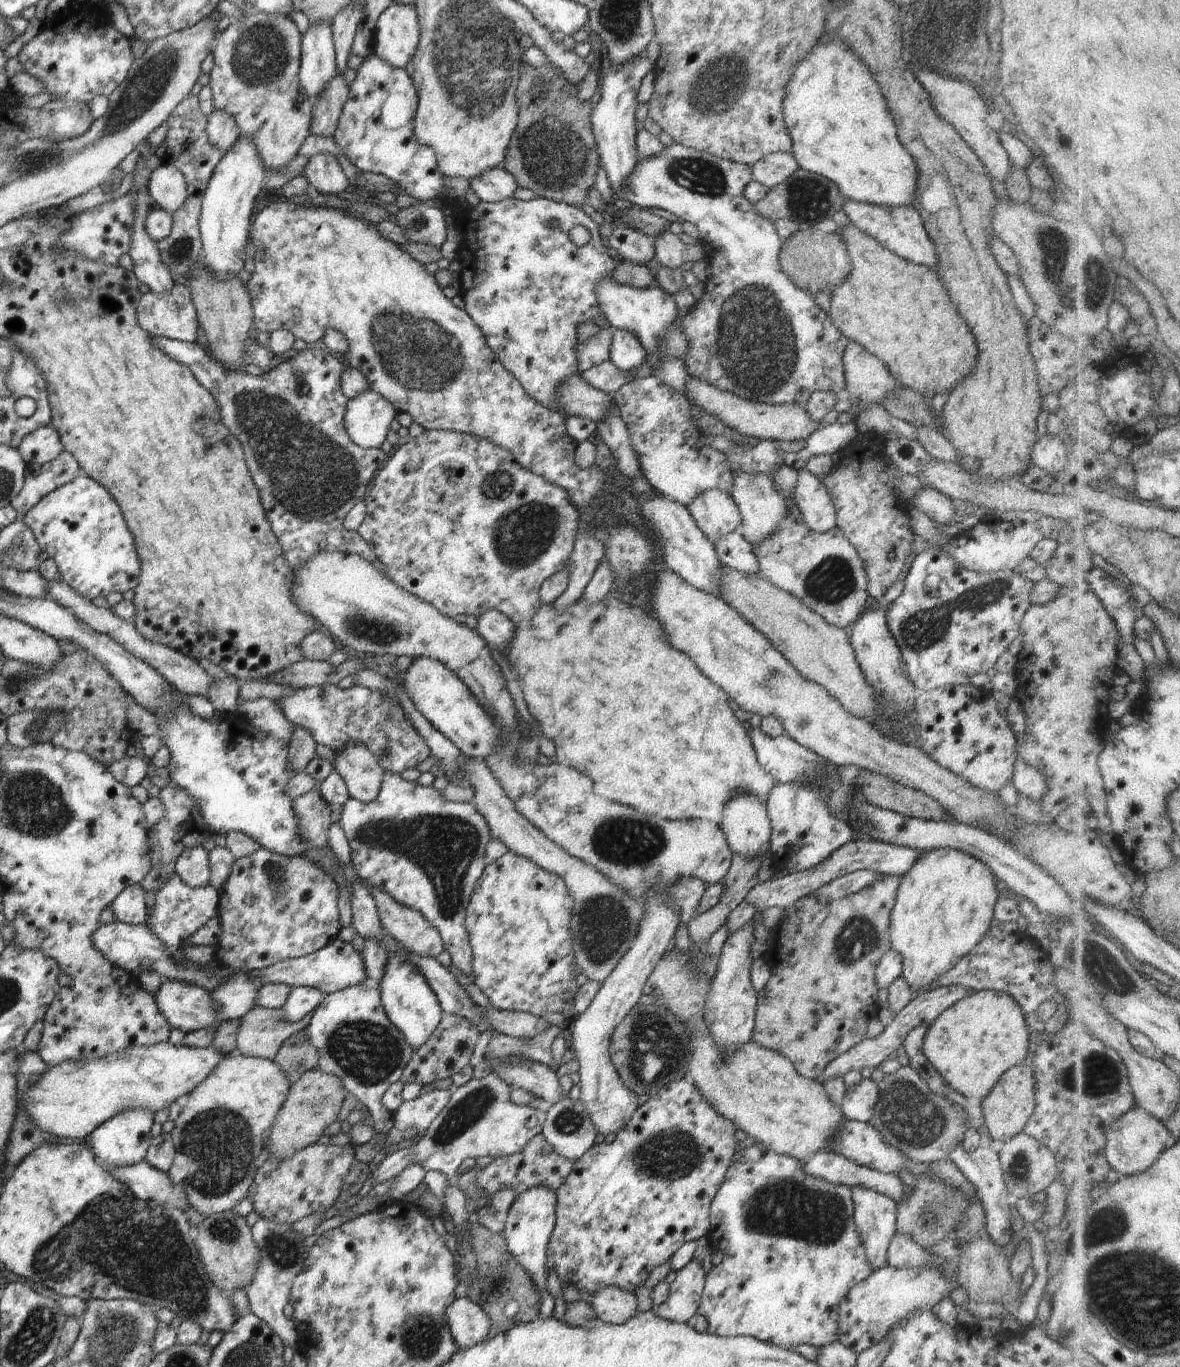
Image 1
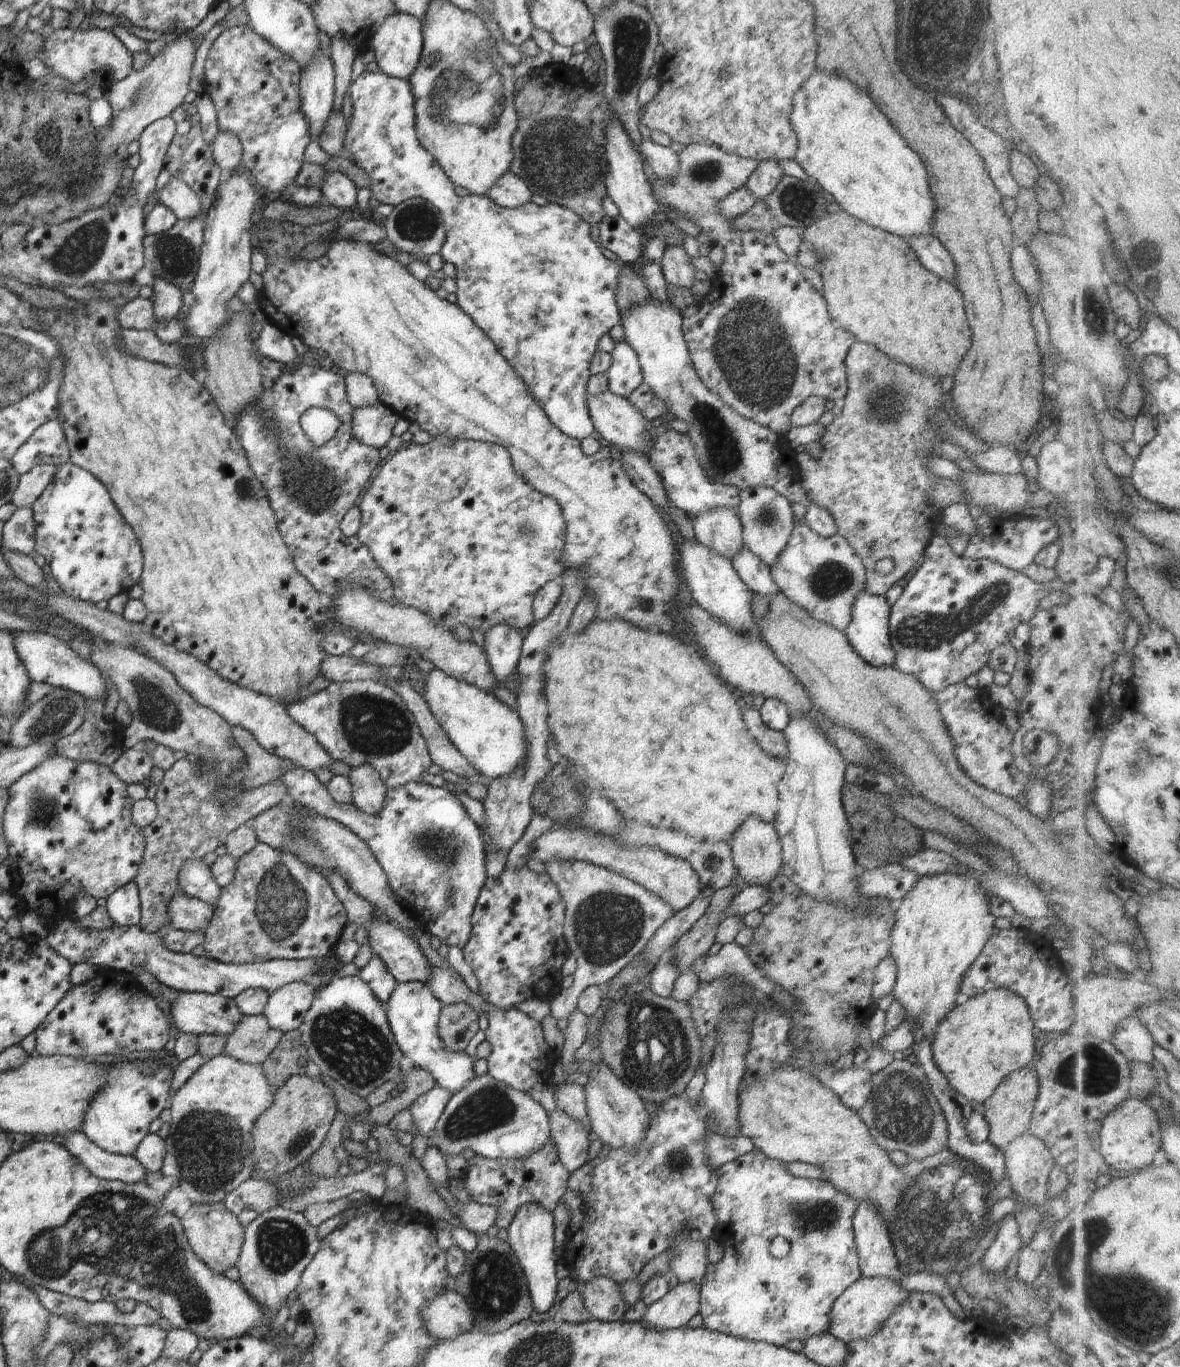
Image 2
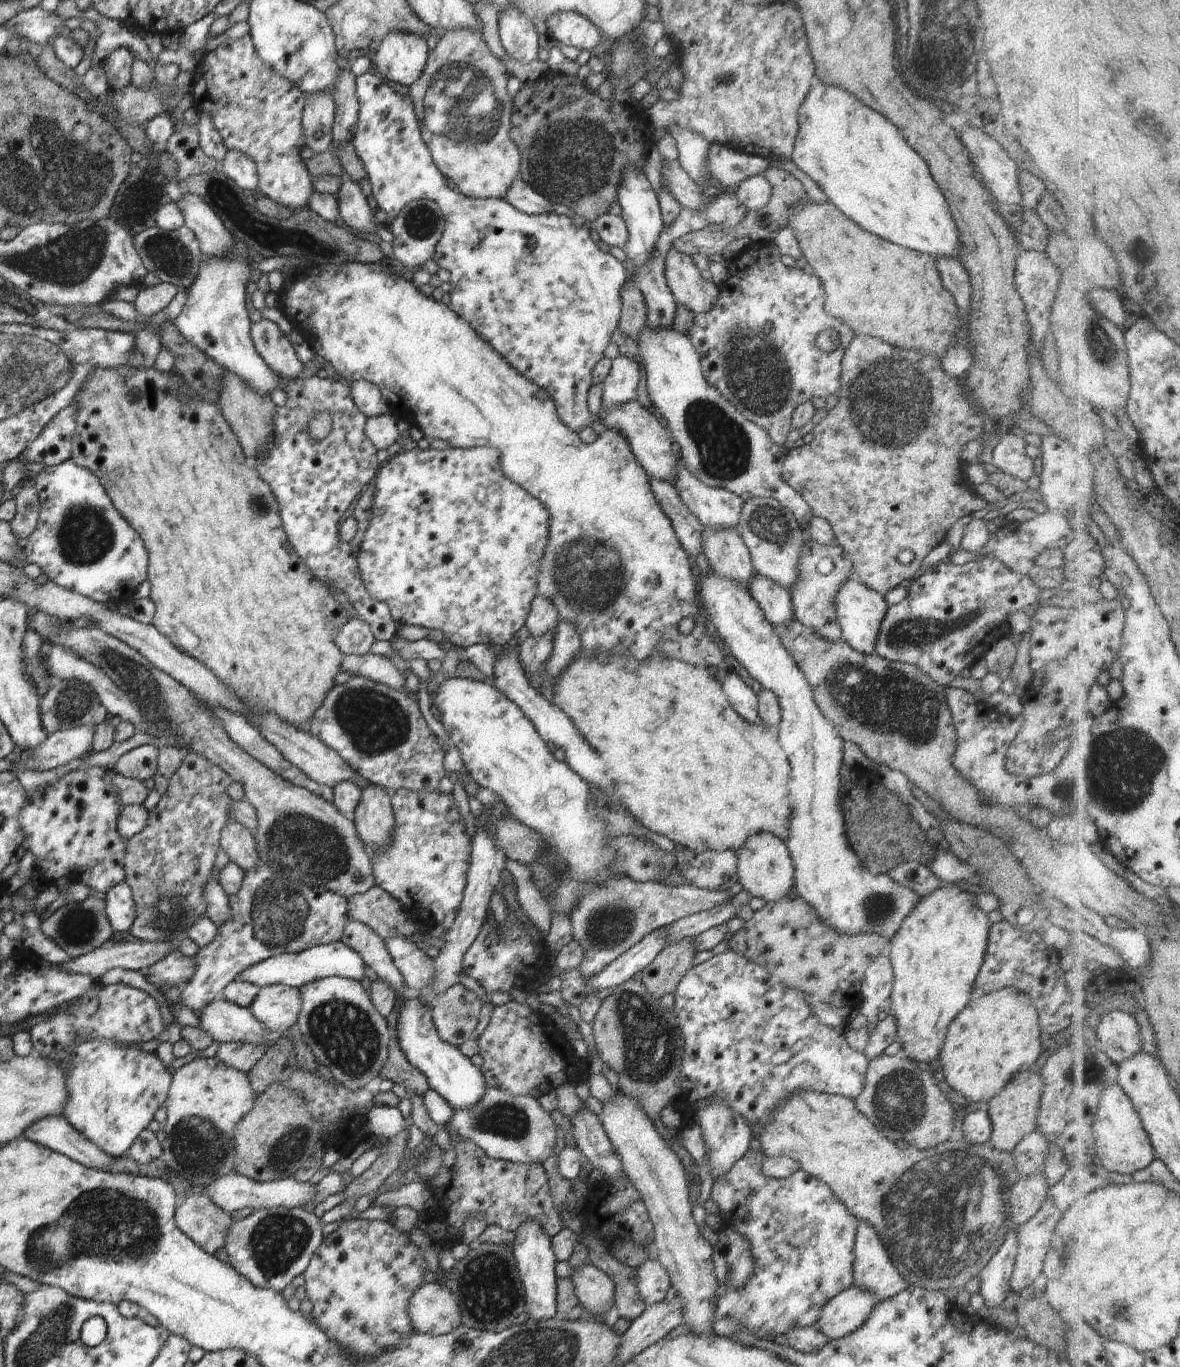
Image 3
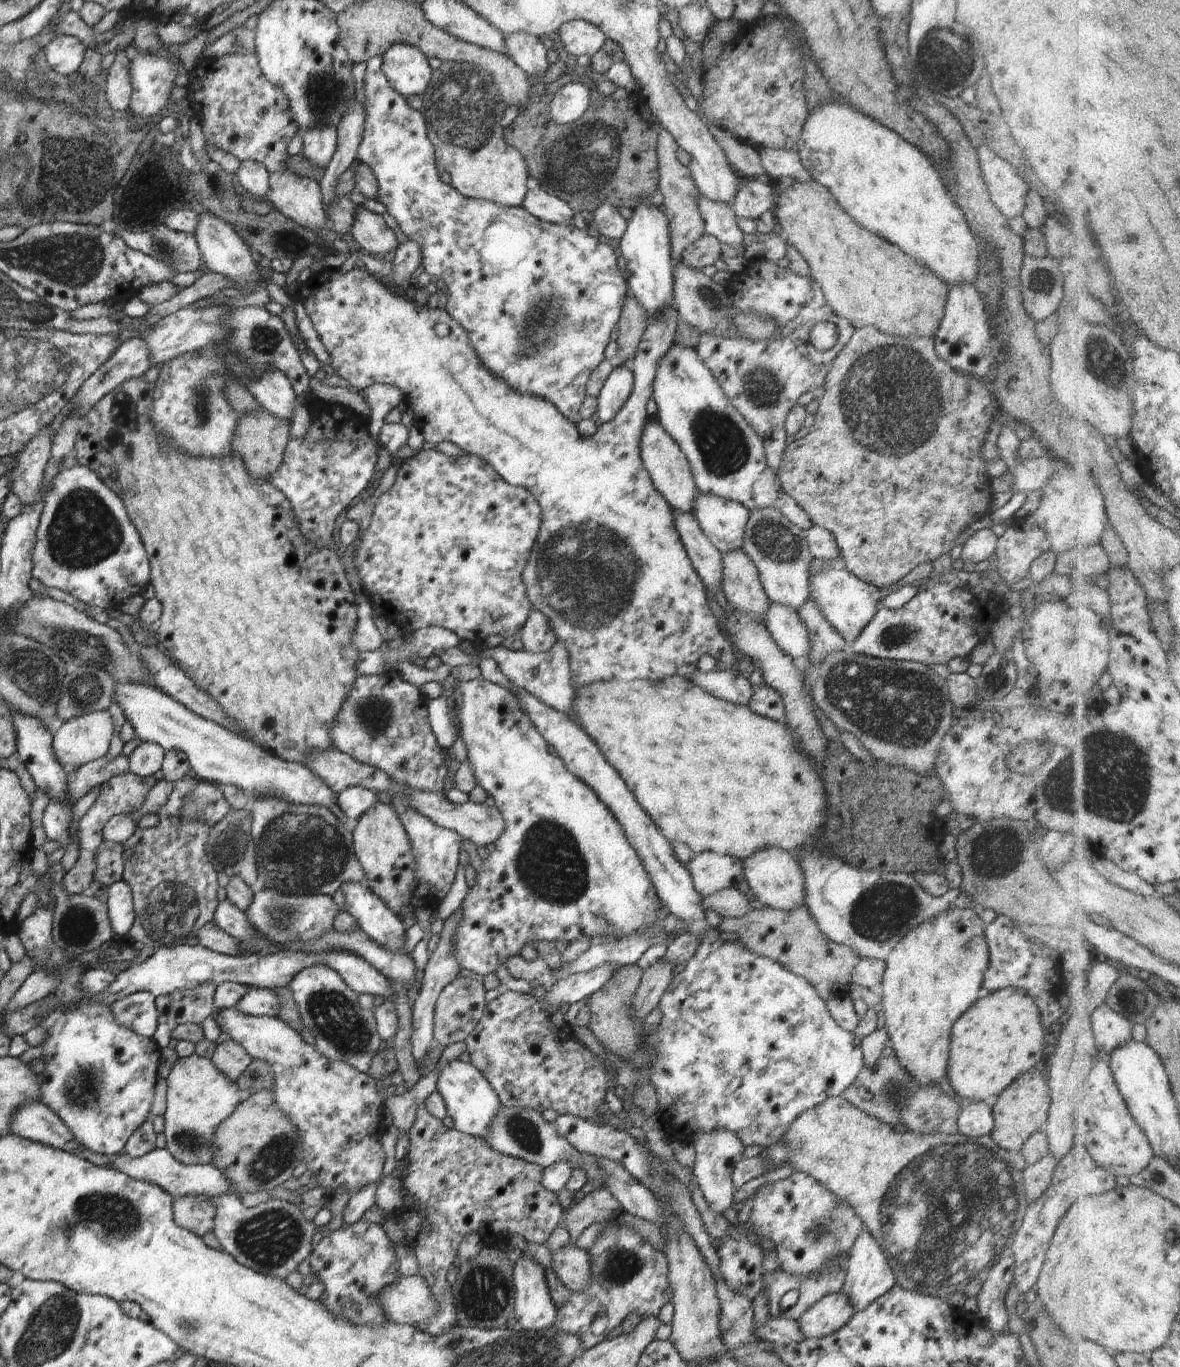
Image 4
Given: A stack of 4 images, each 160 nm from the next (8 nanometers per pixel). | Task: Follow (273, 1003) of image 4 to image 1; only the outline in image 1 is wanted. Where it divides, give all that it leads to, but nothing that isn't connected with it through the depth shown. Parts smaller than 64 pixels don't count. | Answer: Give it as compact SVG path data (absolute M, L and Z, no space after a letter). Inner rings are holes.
M292 987L282 1012L286 1022L298 1022L304 1016L310 1016L320 1006L324 993L314 987Z

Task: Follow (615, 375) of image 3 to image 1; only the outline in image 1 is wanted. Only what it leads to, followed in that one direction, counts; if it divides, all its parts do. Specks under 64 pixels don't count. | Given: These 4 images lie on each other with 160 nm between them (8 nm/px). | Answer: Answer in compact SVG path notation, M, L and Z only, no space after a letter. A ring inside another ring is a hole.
M610 326L612 334L612 343L610 346L609 360L620 370L628 376L628 380L636 379L636 374L632 374L636 368L640 368L646 360L646 352L640 340L626 332Z

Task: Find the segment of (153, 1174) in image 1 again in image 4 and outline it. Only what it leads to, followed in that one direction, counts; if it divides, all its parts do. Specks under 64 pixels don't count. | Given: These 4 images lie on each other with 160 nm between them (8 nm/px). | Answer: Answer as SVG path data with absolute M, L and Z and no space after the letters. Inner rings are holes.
M25 1103L13 1114L12 1134L72 1154L81 1144L64 1121L44 1103Z

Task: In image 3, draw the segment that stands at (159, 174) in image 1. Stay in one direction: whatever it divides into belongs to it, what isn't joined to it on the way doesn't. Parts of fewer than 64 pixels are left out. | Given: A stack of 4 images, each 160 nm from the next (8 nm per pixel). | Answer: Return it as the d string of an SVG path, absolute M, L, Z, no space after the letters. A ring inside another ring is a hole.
M185 193L174 204L181 210L185 225L197 236L204 256L221 257L236 245L231 232L200 195Z

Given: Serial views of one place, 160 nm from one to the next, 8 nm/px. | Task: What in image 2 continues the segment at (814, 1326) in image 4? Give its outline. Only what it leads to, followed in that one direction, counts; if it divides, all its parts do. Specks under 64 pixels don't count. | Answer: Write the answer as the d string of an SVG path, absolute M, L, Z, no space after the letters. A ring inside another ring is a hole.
M861 1276L834 1301L832 1310L828 1313L829 1333L846 1345L858 1339L871 1337L884 1326L888 1317L907 1301L909 1294L901 1287L899 1280Z

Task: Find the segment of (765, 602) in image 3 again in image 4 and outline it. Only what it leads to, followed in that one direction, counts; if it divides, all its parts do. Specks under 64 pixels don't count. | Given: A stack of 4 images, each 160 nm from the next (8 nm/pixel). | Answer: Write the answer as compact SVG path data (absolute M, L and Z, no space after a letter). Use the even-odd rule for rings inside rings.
M770 601L763 622L776 641L793 660L811 653L811 642L799 614L789 606Z

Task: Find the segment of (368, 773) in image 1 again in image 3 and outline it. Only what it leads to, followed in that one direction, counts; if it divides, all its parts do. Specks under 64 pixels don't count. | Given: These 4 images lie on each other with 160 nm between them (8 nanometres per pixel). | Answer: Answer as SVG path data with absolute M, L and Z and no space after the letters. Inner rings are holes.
M370 783L361 790L358 806L351 816L362 842L370 852L389 845L394 826L391 798L385 789Z

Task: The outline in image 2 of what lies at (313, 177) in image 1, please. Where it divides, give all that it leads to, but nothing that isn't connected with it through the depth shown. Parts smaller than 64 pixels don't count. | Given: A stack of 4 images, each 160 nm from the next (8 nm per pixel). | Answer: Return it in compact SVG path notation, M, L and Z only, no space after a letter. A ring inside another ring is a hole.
M325 171L319 189L323 200L349 214L359 214L356 202L358 188L345 174Z

